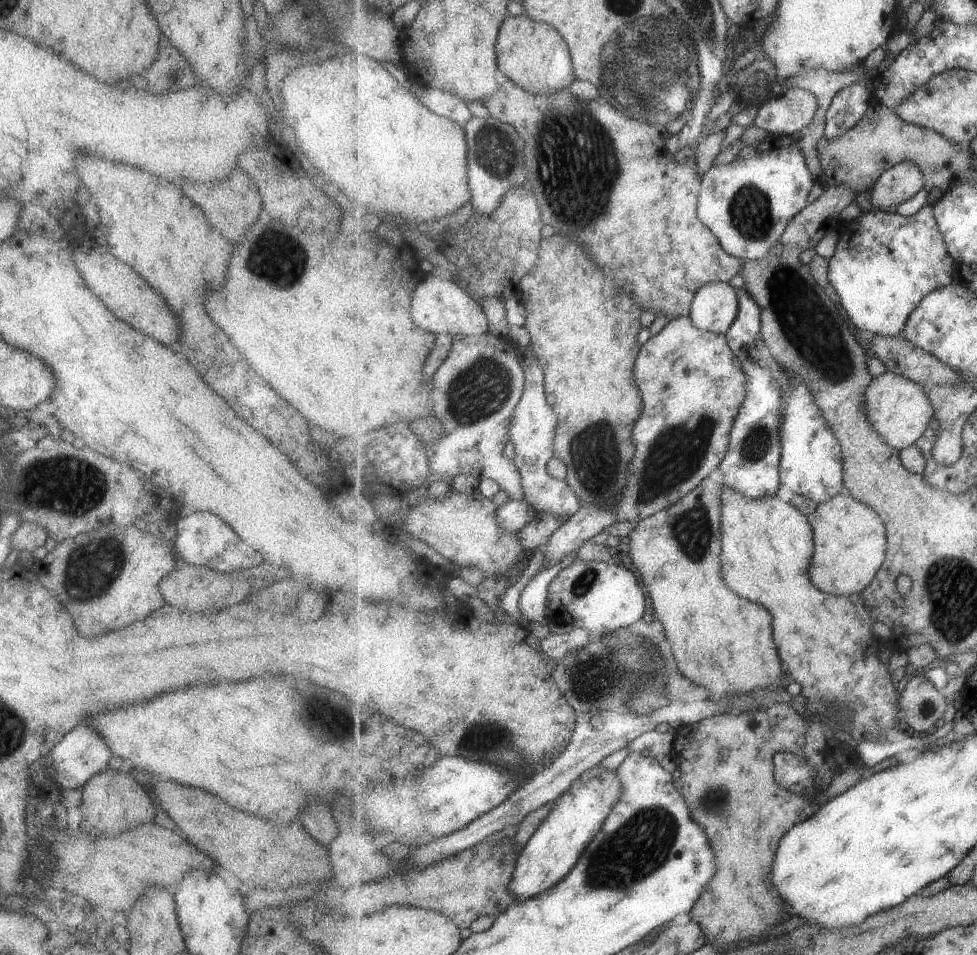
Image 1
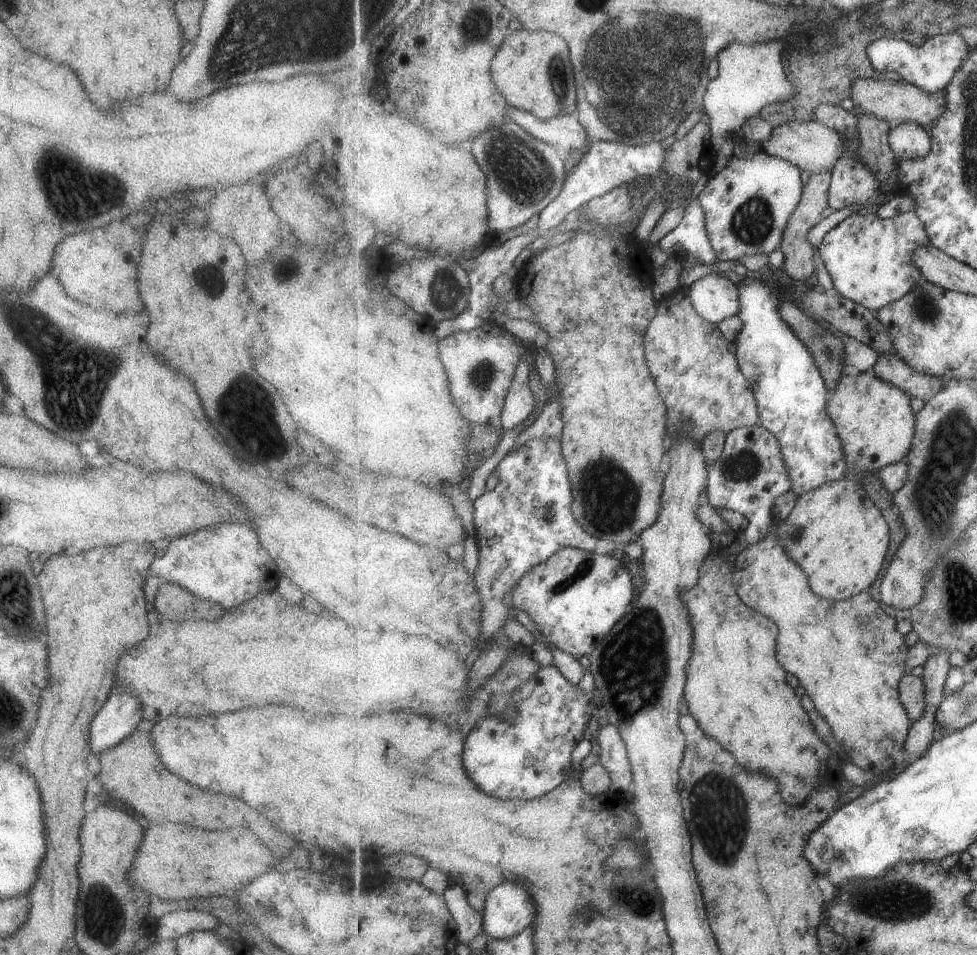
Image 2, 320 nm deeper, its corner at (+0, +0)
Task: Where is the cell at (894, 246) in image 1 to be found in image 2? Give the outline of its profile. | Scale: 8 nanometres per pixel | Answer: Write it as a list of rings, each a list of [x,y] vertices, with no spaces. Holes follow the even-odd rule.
[[[911,211],[890,219],[871,212],[865,216],[853,213],[840,222],[818,248],[834,280],[835,289],[843,296],[877,312],[908,294],[924,277],[913,260],[916,248],[930,244],[926,224]]]

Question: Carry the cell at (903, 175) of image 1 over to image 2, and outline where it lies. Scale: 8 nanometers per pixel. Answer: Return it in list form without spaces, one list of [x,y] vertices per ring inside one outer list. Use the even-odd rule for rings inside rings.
[[[908,120],[892,127],[890,143],[898,160],[923,158],[932,149],[932,133],[917,121]]]

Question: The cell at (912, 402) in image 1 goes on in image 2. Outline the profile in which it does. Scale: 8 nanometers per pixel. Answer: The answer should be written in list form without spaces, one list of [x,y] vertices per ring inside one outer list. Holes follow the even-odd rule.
[[[870,371],[859,372],[856,376],[843,375],[837,388],[830,392],[828,413],[838,428],[846,460],[846,475],[860,472],[861,480],[879,474],[881,469],[898,463],[910,453],[916,431],[916,414],[911,408],[911,398],[899,387],[888,383]]]

